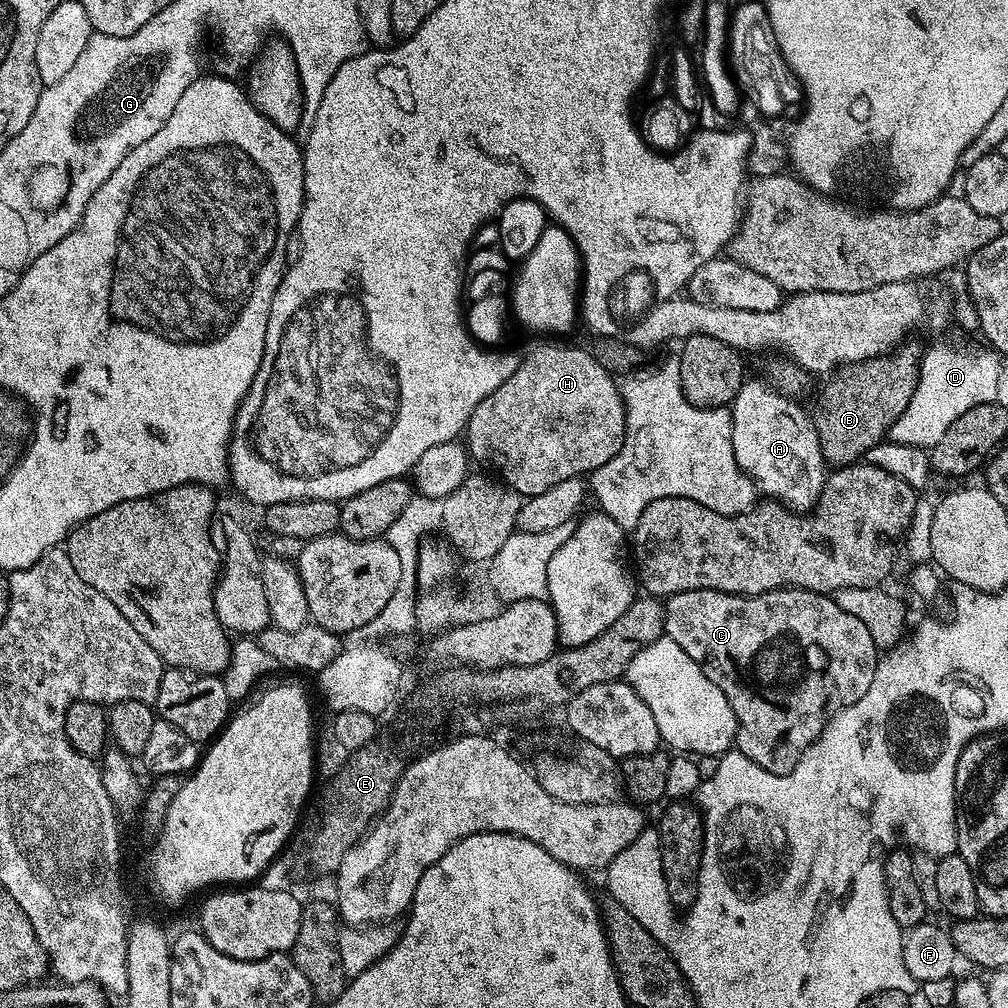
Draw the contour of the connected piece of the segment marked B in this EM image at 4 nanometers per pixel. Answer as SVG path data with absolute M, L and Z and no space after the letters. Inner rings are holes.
M901 346L887 356L849 364L831 377L833 380L816 400L816 409L810 412L826 465L843 466L863 461L870 449L887 437L902 410L906 410L920 377L922 359L919 351L916 353L908 347Z

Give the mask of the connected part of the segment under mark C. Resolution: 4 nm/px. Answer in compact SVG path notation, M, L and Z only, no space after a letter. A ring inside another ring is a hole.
M703 588L686 590L663 601L664 635L669 636L726 694L730 710L736 719L735 751L767 772L788 772L802 758L802 754L822 734L833 714L846 706L854 706L870 682L878 649L865 623L846 613L831 595L811 592L805 588L775 588L757 596L735 596Z

